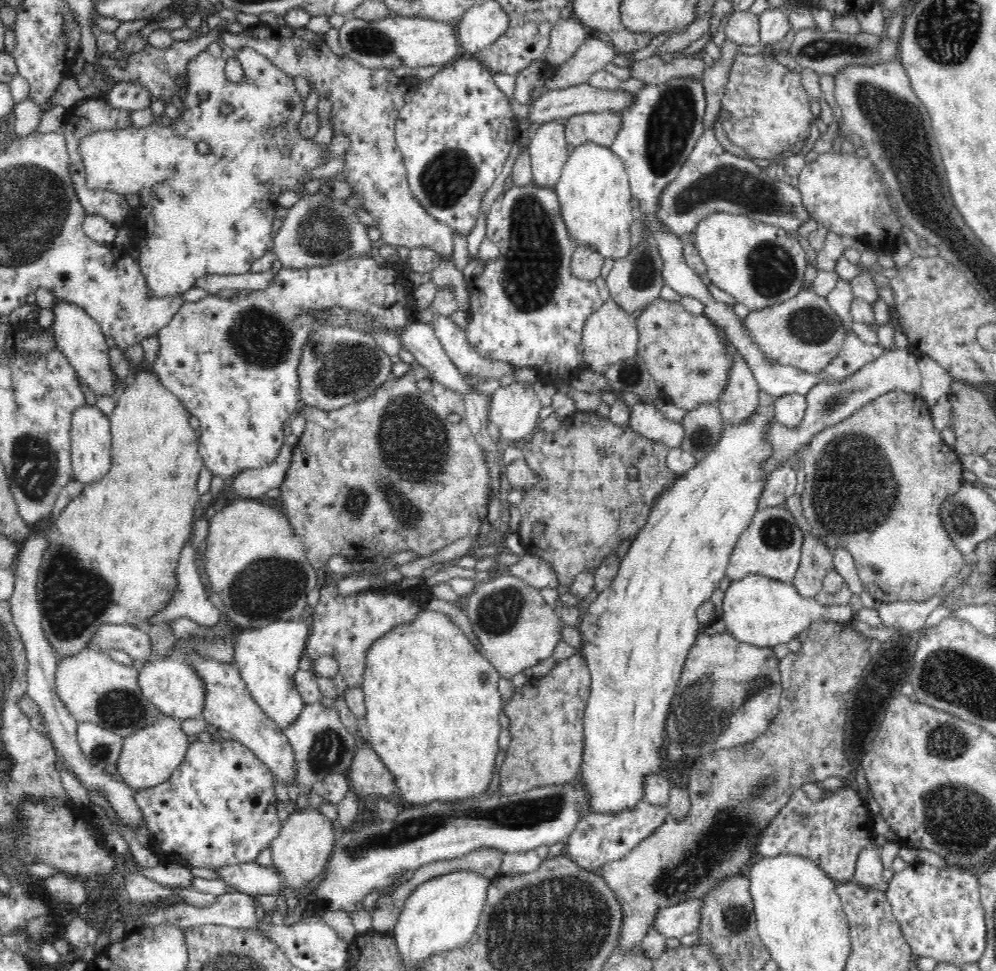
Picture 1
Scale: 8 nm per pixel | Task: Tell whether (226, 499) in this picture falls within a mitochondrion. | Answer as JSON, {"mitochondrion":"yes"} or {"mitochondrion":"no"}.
{"mitochondrion":"no"}

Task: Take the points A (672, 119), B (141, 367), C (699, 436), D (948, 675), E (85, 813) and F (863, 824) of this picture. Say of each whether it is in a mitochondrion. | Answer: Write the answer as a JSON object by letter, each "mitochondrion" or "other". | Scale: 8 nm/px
{"A":"mitochondrion","B":"other","C":"mitochondrion","D":"mitochondrion","E":"other","F":"other"}

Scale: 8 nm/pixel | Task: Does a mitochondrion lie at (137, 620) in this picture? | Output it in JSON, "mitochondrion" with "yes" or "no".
{"mitochondrion":"no"}

